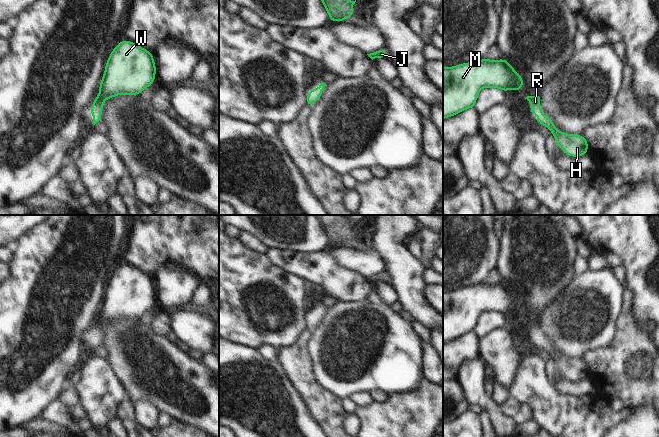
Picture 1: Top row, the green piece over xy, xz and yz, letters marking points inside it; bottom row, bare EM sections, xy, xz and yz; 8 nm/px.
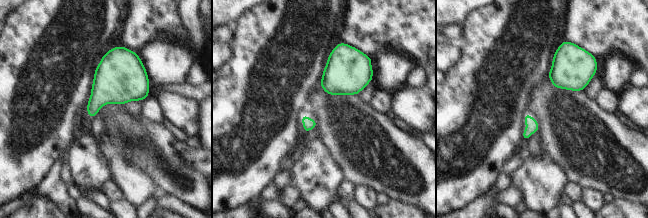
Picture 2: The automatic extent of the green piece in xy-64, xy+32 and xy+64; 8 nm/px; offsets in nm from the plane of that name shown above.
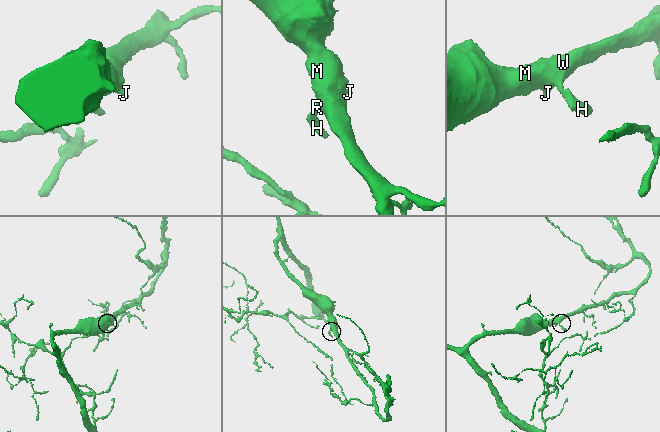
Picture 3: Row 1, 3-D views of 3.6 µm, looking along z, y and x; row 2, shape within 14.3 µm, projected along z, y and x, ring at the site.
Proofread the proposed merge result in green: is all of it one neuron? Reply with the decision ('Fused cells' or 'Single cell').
Single cell.

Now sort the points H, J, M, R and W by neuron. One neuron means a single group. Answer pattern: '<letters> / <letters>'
H J M R W

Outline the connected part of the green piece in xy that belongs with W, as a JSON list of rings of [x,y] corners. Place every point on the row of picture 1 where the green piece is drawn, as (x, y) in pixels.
[[[129,40],[119,42],[105,64],[103,77],[98,88],[100,94],[96,95],[90,112],[93,115],[93,125],[101,121],[103,104],[107,99],[118,95],[139,95],[142,91],[153,85],[156,77],[156,64],[152,53],[140,45]]]

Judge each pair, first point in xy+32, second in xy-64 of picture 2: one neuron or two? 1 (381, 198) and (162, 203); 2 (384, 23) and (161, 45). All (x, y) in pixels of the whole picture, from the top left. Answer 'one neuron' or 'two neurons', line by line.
1: two neurons
2: two neurons

